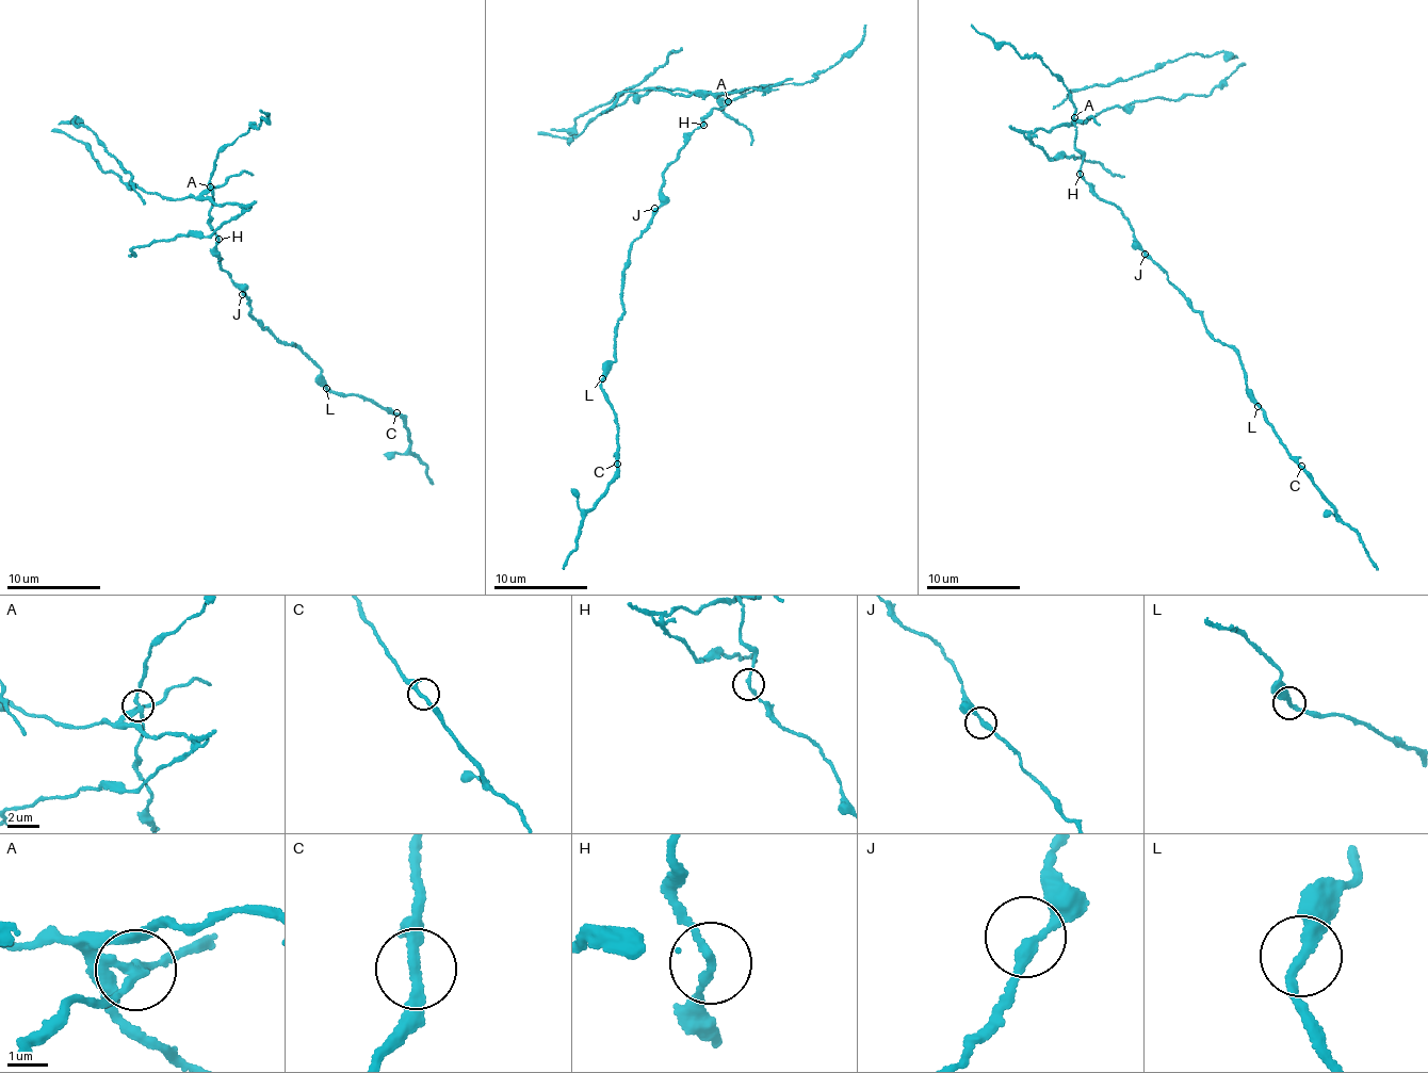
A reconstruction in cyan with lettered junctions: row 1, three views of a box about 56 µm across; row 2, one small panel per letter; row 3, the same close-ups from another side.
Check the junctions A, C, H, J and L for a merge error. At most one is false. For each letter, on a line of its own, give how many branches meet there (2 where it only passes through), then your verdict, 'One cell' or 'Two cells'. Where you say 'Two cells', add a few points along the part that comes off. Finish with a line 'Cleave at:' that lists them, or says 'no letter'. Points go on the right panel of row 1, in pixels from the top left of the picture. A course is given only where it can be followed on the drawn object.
A: Branches: 3. Two cells. Course of the part to remove: (1073, 117), (1207, 94), (1238, 57), (1185, 55), (1086, 85), (1052, 109)
C: Branches: 3. One cell
H: Branches: 2. One cell
J: Branches: 2. One cell
L: Branches: 2. One cell
Cleave at: A

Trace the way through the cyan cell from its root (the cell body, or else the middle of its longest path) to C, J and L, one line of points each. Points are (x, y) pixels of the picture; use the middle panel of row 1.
C: (703, 125), (666, 168), (656, 212), (622, 272), (623, 315), (601, 384), (616, 426), (617, 464)
J: (703, 125), (690, 134), (678, 158), (666, 168), (659, 190), (660, 201), (654, 208)
L: (703, 125), (666, 168), (656, 212), (632, 246), (620, 281), (623, 315), (614, 334), (614, 359), (602, 378)

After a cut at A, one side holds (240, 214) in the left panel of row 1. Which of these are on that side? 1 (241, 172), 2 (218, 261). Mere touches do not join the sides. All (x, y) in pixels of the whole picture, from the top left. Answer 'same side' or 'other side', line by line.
1: same side
2: other side

